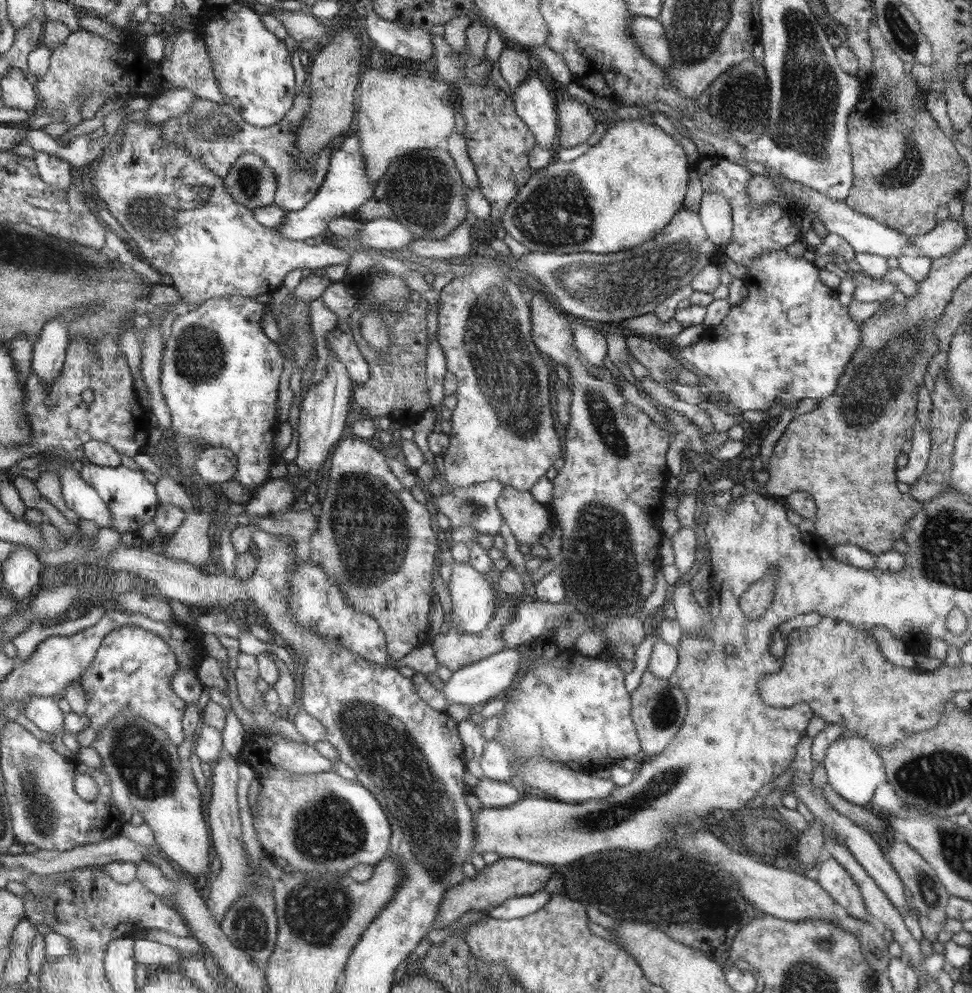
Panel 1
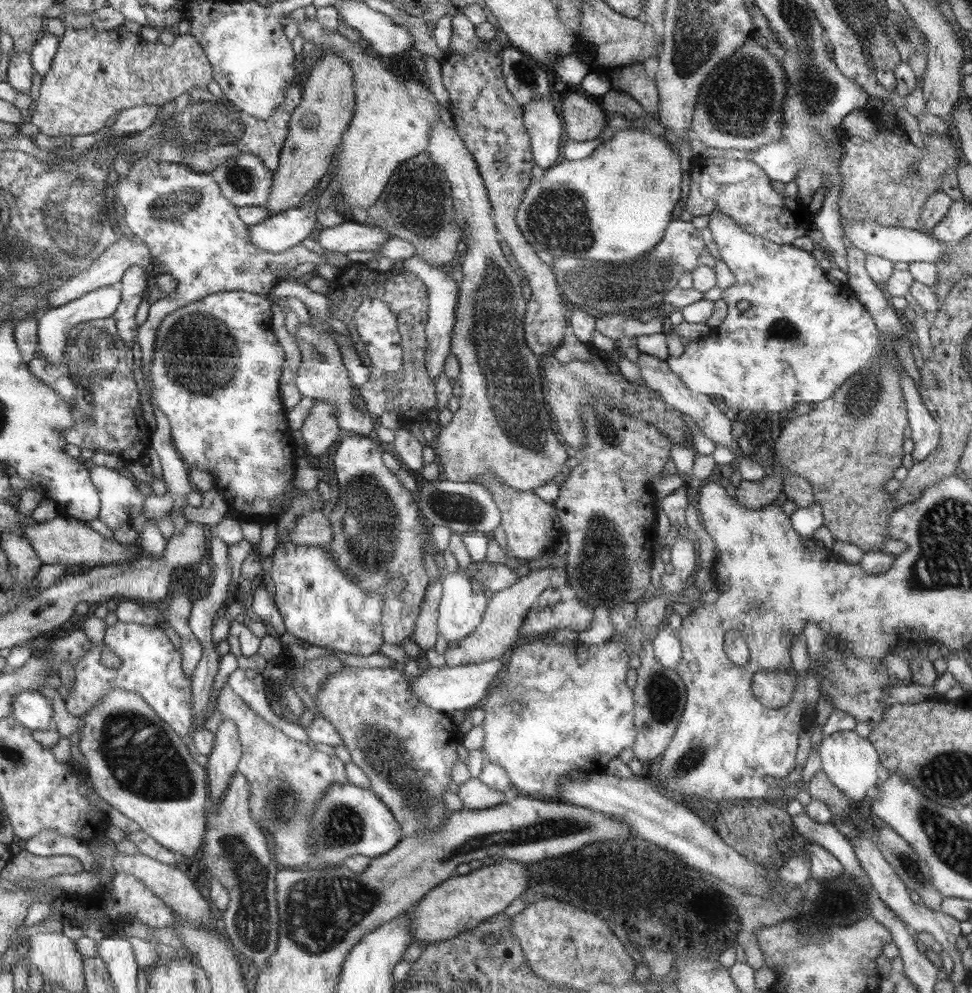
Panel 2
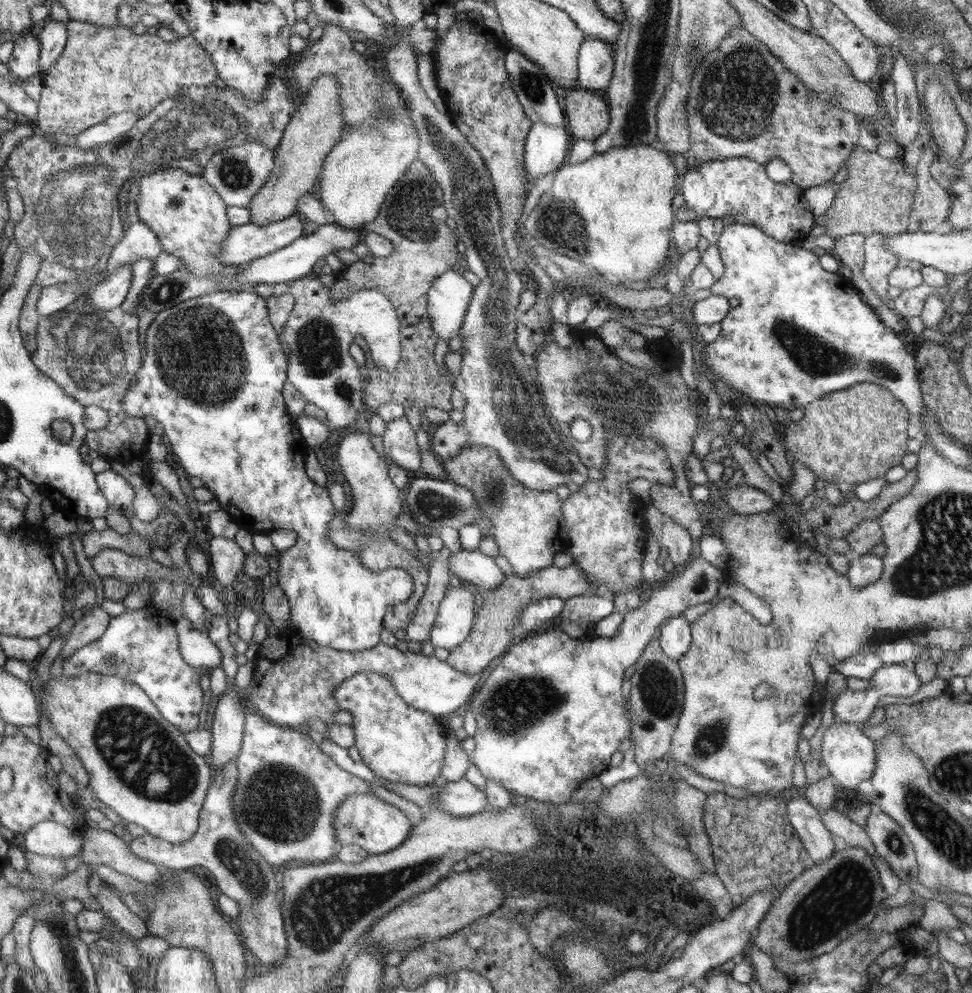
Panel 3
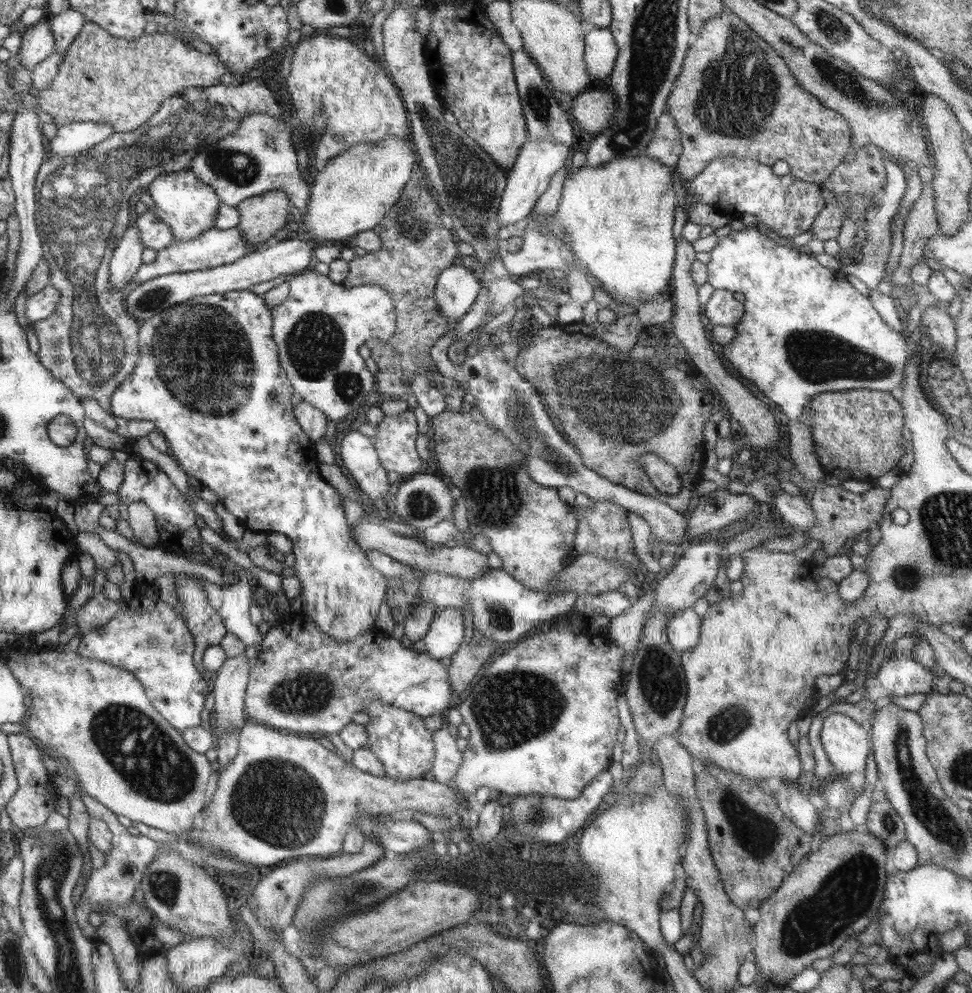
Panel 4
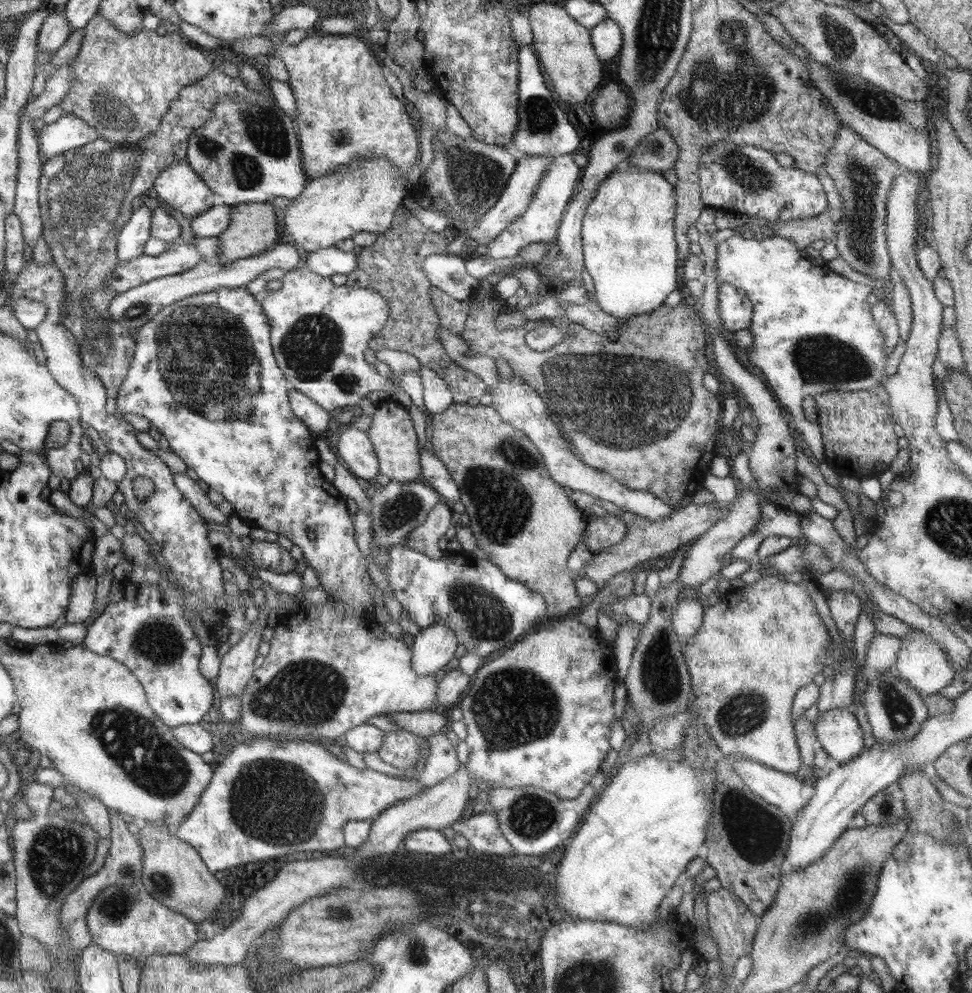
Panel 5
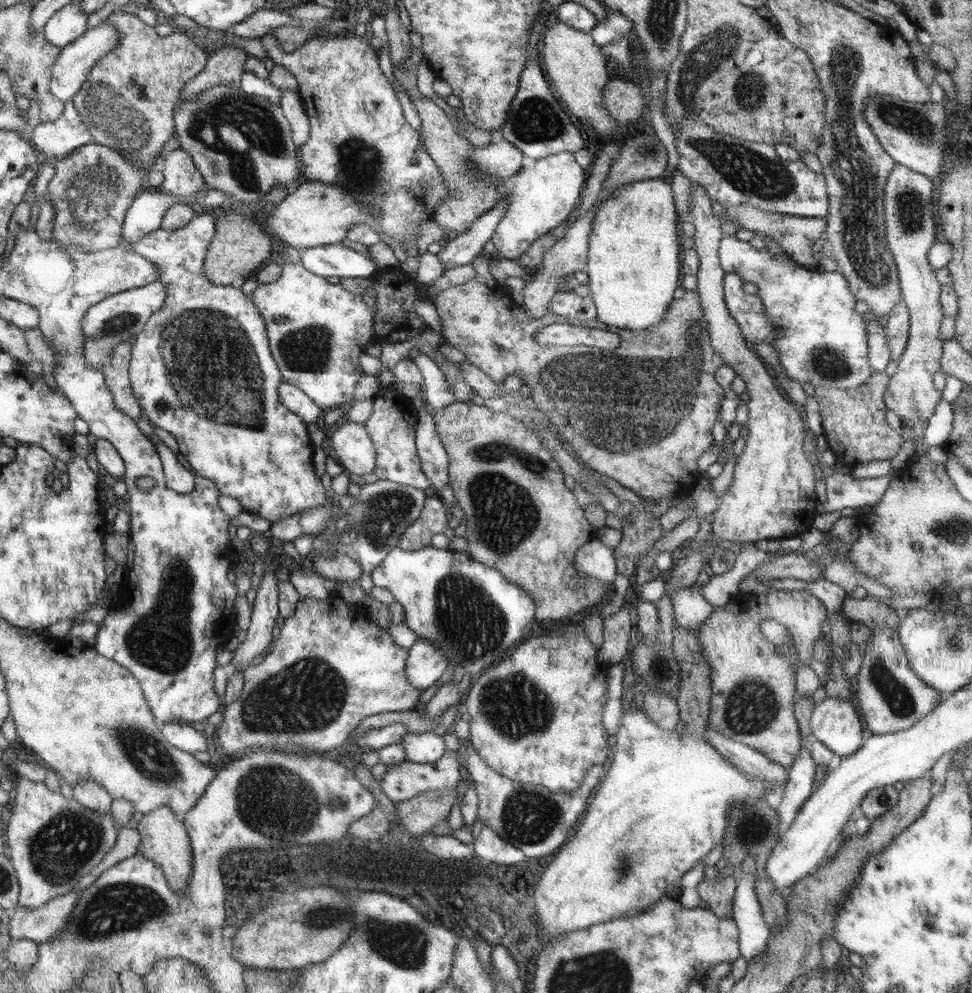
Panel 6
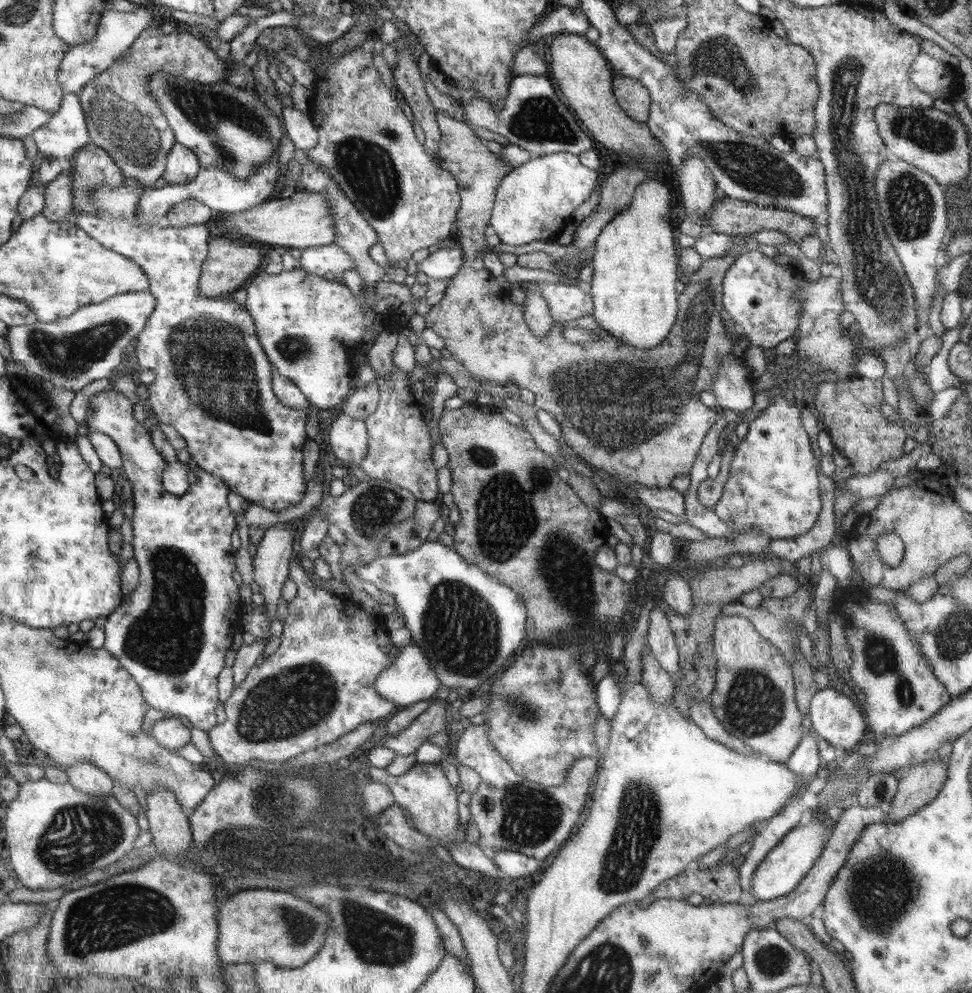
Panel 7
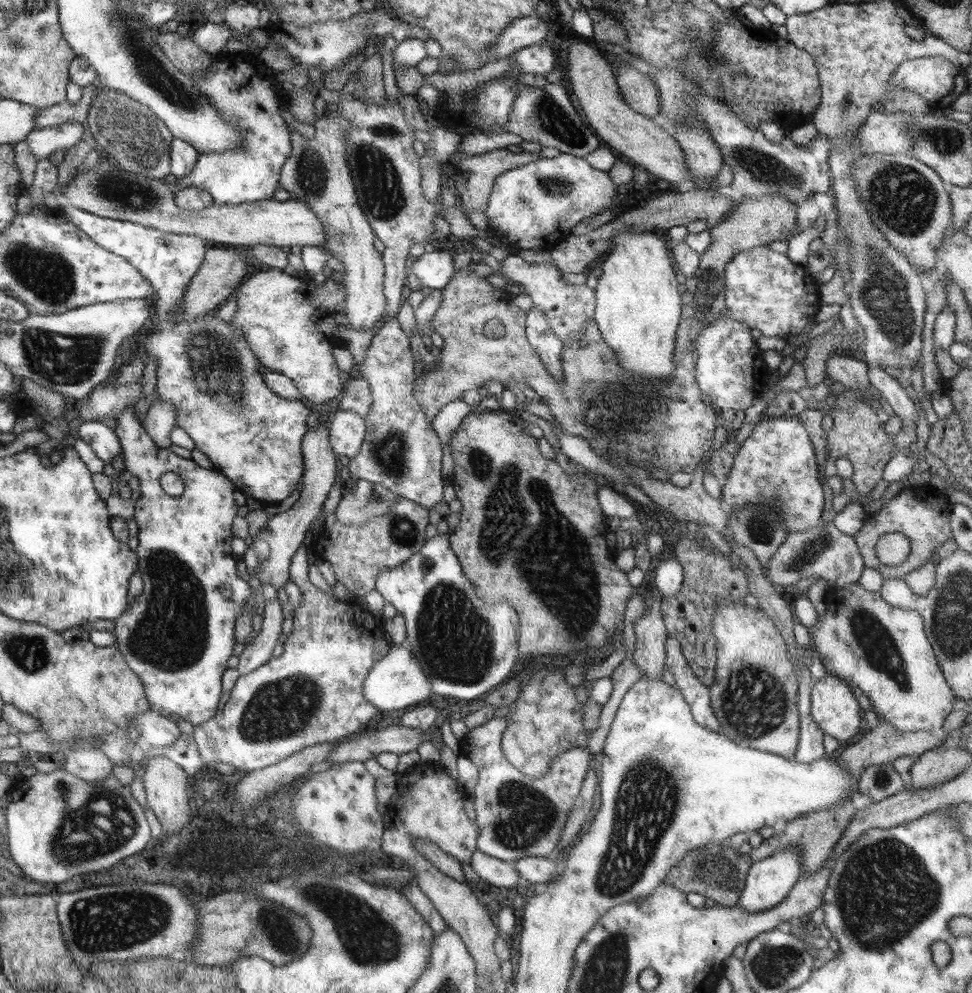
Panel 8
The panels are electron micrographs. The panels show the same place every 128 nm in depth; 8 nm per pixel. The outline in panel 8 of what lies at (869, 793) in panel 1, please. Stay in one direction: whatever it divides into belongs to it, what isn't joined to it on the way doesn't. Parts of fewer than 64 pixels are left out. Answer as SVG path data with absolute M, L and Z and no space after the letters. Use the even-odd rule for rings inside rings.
M827 674L811 688L811 715L816 725L837 740L848 740L860 730L860 704L844 679Z

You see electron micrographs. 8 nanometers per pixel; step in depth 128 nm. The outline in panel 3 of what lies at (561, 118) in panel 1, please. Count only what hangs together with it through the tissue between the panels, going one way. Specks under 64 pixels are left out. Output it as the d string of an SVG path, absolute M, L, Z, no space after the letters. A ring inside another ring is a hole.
M579 87L567 90L568 130L576 139L596 140L609 128L608 105L602 96Z

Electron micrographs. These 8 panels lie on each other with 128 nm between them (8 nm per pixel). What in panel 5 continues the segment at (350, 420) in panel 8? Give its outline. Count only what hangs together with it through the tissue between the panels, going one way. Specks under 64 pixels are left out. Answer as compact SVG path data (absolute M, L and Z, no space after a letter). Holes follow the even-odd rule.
M351 425L340 434L336 450L337 454L340 454L340 460L354 476L374 482L381 468L380 458L377 456L376 448L372 448L370 439L366 431L358 430Z

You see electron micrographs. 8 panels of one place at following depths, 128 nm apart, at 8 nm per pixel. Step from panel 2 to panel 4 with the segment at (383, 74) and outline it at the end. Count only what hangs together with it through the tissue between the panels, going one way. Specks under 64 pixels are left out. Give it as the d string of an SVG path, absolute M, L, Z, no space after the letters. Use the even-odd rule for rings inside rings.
M389 136L388 139L374 145L351 147L336 158L326 161L312 178L310 204L306 207L306 211L301 212L302 222L306 225L300 229L308 236L308 241L316 245L333 243L340 245L340 241L348 236L373 230L380 224L382 218L385 218L390 208L398 202L398 198L401 198L402 190L405 190L416 164L418 164L418 156L414 152L412 143L395 138L395 136Z

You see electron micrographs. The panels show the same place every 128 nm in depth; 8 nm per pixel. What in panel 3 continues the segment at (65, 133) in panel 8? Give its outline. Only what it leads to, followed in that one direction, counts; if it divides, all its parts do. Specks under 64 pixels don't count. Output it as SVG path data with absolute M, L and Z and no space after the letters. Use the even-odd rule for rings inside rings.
M132 112L114 114L114 116L110 116L103 123L90 126L90 128L86 127L86 130L82 130L82 133L76 135L75 147L87 150L110 143L121 134L134 128L138 120L140 120L140 116L136 116Z

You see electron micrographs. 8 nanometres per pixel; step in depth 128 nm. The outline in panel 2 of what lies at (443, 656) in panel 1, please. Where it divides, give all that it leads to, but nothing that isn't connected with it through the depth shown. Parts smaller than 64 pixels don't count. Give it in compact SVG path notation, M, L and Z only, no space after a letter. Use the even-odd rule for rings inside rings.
M552 567L535 569L527 576L516 579L512 586L489 594L488 605L484 611L482 622L467 638L448 644L444 653L448 666L460 666L468 664L478 664L478 662L488 662L508 655L513 647L521 642L521 629L523 628L525 614L532 608L536 608L537 599L542 592L550 588L562 589L568 585L568 575L566 572L556 572Z

